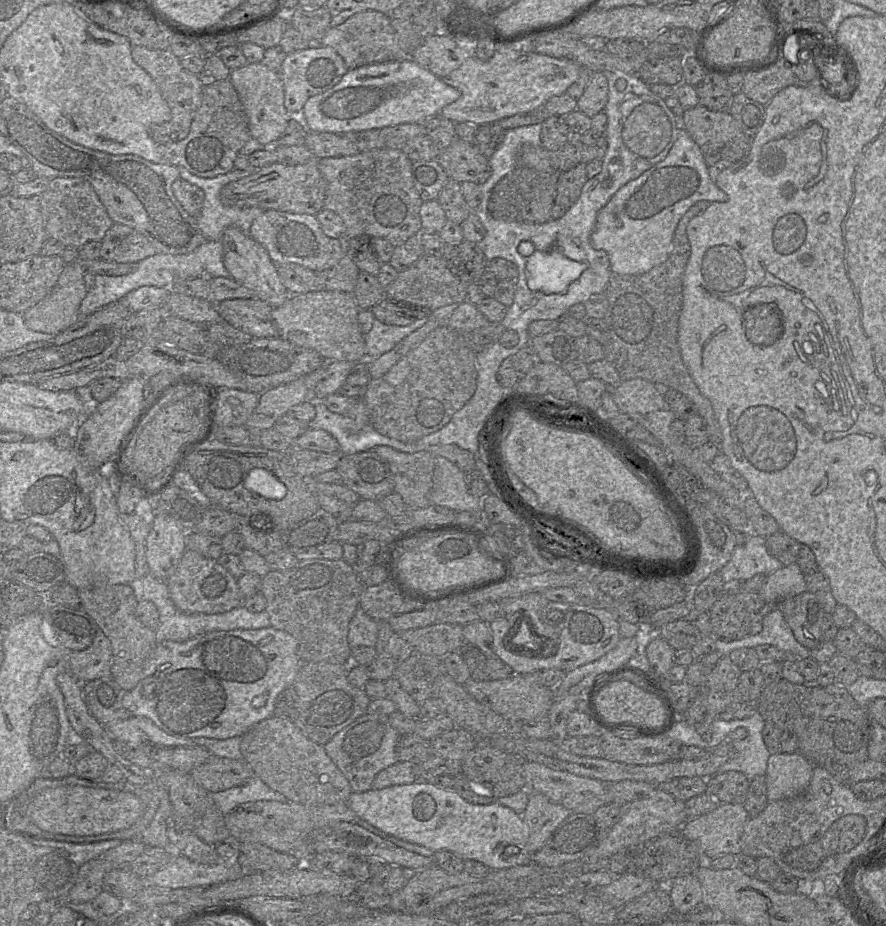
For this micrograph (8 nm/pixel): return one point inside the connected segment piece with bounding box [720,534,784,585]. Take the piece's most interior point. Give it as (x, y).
(752, 558)

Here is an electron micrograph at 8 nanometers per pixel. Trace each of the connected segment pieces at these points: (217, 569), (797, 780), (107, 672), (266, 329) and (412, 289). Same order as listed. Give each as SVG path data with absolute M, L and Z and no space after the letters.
M186 549L174 573L166 580L170 598L185 613L220 614L243 604L238 578L217 560Z
M773 752L766 770L768 801L792 798L808 786L814 764L800 752Z
M98 627L90 647L68 653L69 671L80 683L111 677L112 659L111 642Z
M256 298L228 299L216 305L221 319L253 338L273 338L278 331L272 318L273 308Z
M423 254L410 267L398 273L395 280L386 288L385 297L415 303L433 312L464 302L466 287L467 285L449 270L444 258Z

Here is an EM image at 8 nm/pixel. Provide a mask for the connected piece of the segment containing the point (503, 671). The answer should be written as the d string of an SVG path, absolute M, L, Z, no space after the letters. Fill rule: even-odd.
M464 642L458 652L466 663L472 679L480 681L500 680L515 674L512 668L498 657L488 657L472 644Z

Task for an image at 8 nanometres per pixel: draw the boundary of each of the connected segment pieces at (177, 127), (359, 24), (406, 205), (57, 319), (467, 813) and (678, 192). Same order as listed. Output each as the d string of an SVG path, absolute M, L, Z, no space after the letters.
M133 45L132 57L143 67L158 85L164 99L171 109L171 119L161 124L149 126L149 135L159 145L178 142L189 134L193 117L202 103L204 85L198 74L185 69L181 58L170 49L150 49L142 45Z
M373 10L354 14L339 26L331 27L316 43L333 48L343 58L348 69L407 57L402 55L389 15Z
M384 147L350 156L316 160L326 180L324 209L341 217L344 242L359 236L370 236L384 238L395 247L423 232L420 217L423 201L415 187L413 161L401 149Z
M79 260L67 263L59 276L56 286L40 302L23 313L25 325L33 331L59 334L76 323L79 308L88 290L84 283L85 268Z
M417 781L413 784L370 789L363 793L352 792L347 804L358 818L389 835L424 846L434 852L450 851L464 861L476 860L490 870L503 870L531 862L527 852L528 832L522 815L498 802L488 805L473 804L456 791L439 788L433 783Z
M678 128L677 139L666 157L638 178L621 187L598 212L591 235L591 245L609 256L612 274L639 275L663 263L672 252L674 233L681 217L699 201L725 202L727 195L710 179L700 147L684 128Z

